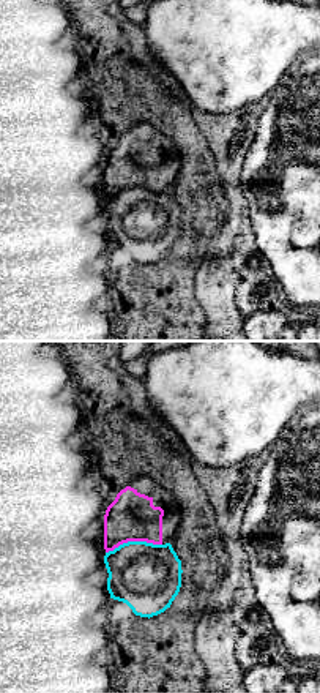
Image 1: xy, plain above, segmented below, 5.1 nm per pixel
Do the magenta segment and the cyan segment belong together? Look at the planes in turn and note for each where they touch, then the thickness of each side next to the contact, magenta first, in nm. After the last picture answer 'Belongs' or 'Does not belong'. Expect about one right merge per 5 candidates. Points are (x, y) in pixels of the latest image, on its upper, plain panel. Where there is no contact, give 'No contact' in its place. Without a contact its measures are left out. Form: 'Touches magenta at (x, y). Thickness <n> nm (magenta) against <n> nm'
Touches magenta at (133, 187). Thickness 240 nm (magenta) against 340 nm

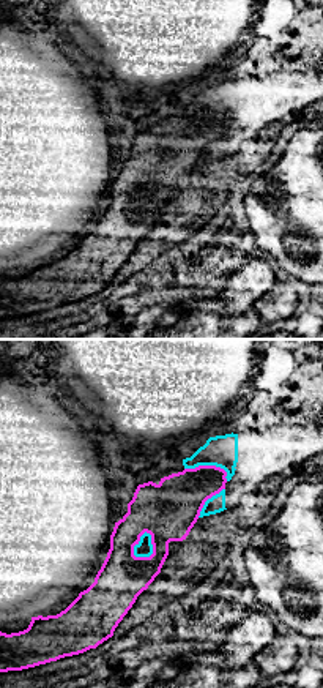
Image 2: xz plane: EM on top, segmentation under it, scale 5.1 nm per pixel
Touches magenta at (136, 190). Thickness 300 nm (magenta) against 80 nm

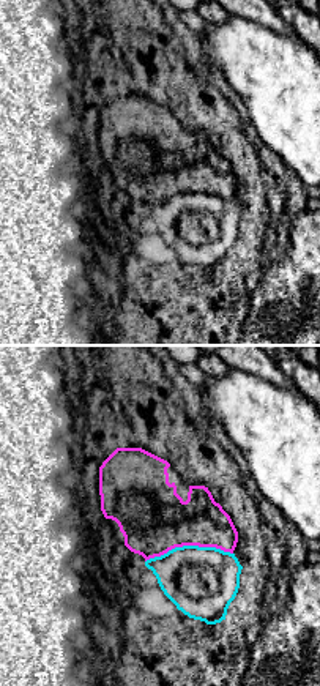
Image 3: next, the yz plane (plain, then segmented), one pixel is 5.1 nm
Touches magenta at (188, 191). Thickness 360 nm (magenta) against 360 nm

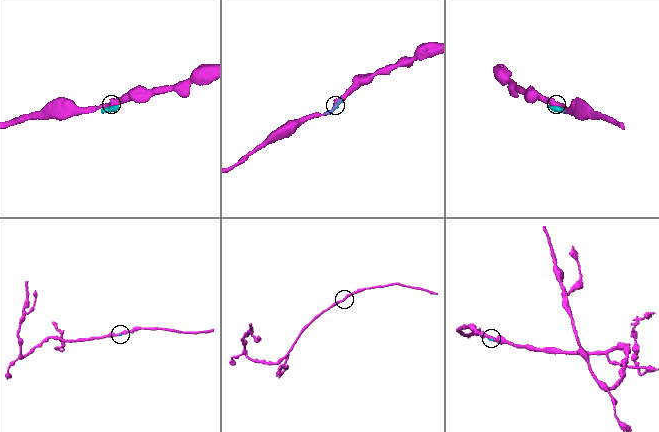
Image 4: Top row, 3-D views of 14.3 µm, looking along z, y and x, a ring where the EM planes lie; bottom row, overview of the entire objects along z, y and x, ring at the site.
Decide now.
Does not belong

